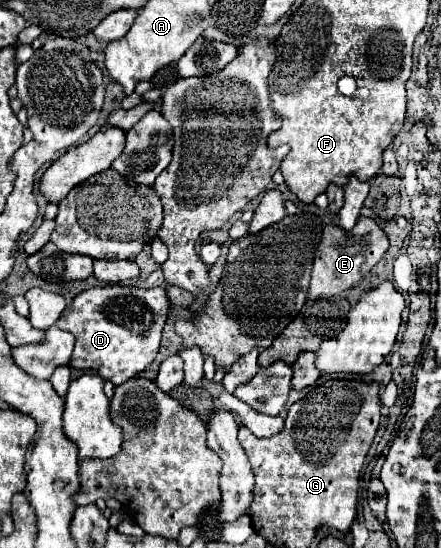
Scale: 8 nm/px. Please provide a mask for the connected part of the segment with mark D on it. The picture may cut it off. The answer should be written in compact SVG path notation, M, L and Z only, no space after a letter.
M107 285L81 291L55 325L75 335L75 349L69 367L93 371L105 381L121 385L145 371L157 357L167 313L169 299L161 287L141 289L131 285Z

